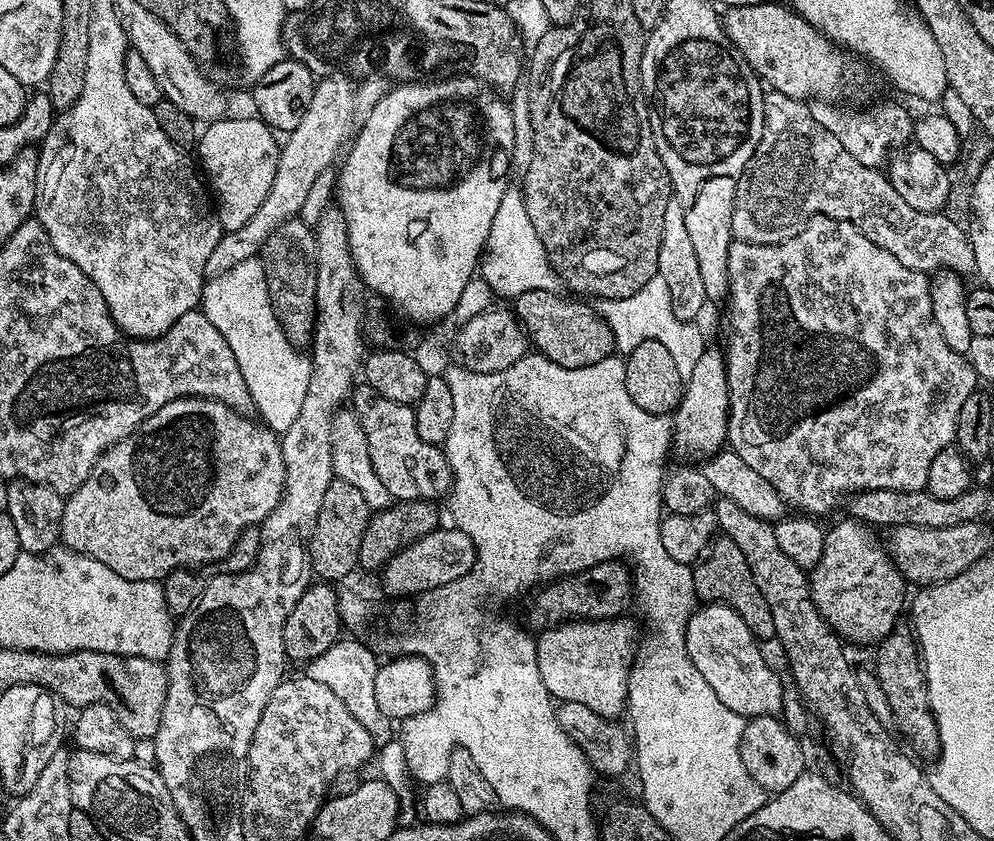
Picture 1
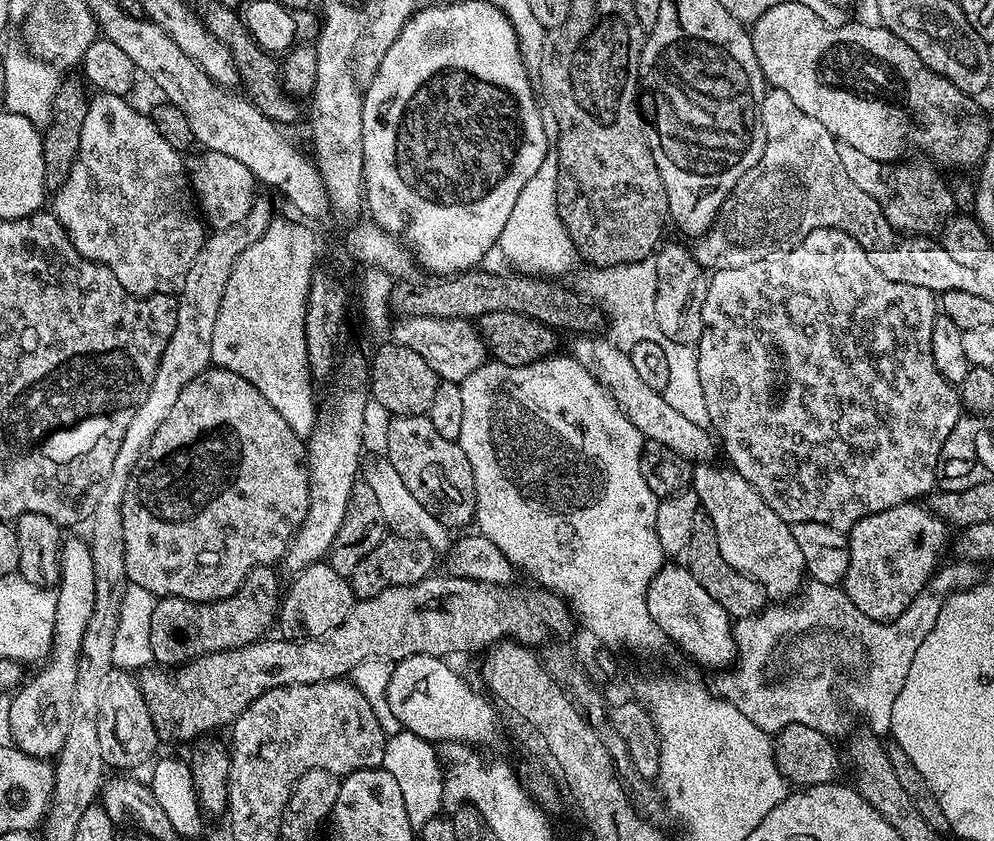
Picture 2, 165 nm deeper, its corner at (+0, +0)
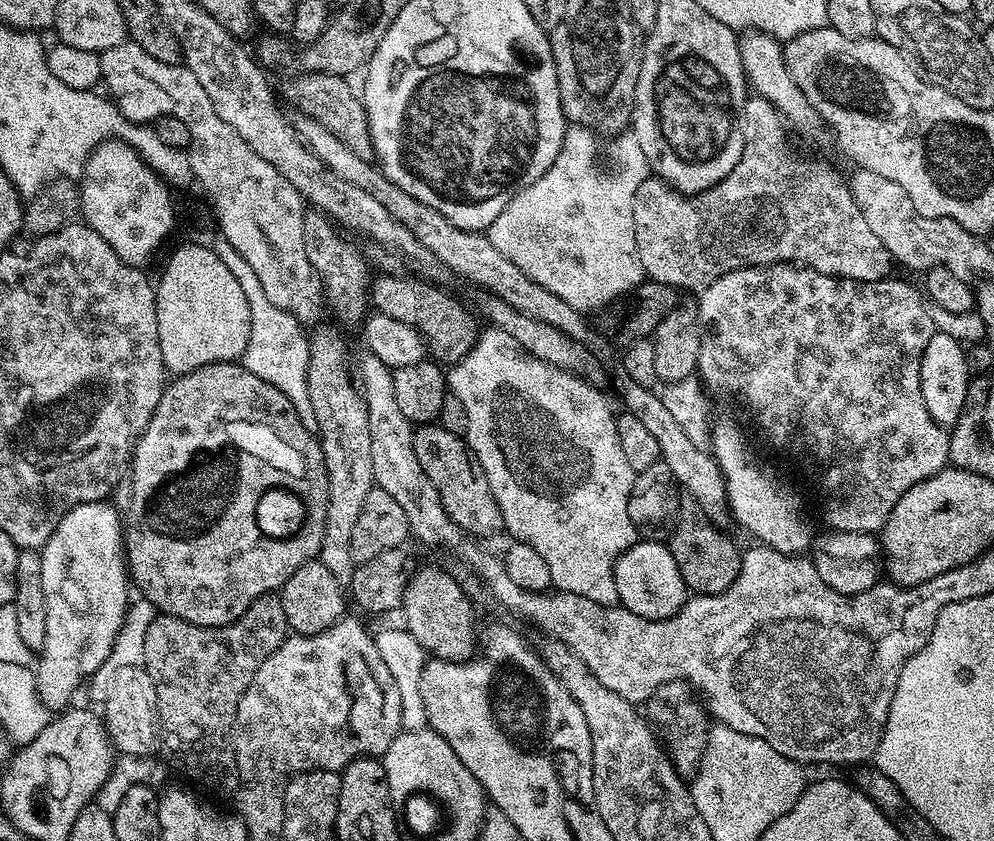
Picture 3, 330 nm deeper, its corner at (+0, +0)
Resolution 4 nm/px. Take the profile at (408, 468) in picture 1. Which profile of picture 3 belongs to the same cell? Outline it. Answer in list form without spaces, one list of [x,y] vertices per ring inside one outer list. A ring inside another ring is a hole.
[[[436,422],[421,424],[413,431],[412,449],[414,458],[418,458],[418,466],[426,470],[426,478],[434,482],[434,490],[438,490],[438,498],[446,514],[459,526],[461,532],[472,538],[481,538],[480,536],[492,536],[496,531],[499,533],[503,529],[502,510],[498,510],[498,502],[494,502],[494,494],[486,482],[486,474],[479,462],[470,455],[470,449],[461,437],[450,434],[450,430],[441,428]]]

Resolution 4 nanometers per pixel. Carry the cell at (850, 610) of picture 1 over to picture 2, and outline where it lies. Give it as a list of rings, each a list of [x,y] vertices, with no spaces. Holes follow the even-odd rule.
[[[920,502],[899,504],[890,510],[882,510],[878,514],[870,514],[869,516],[862,517],[861,520],[859,520],[857,524],[853,524],[846,533],[848,537],[848,549],[850,550],[850,562],[848,563],[848,569],[846,570],[846,574],[842,581],[842,587],[844,592],[850,598],[850,602],[854,602],[854,606],[858,606],[858,610],[862,610],[862,614],[866,614],[866,618],[885,621],[893,620],[894,618],[901,616],[906,610],[906,606],[910,606],[910,602],[914,602],[916,595],[928,585],[929,580],[936,575],[938,569],[941,567],[942,559],[940,560],[940,555],[943,554],[944,547],[946,547],[947,544],[949,547],[950,544],[950,536],[948,540],[948,532],[950,533],[949,525],[945,524],[943,520],[939,520],[928,507]]]

